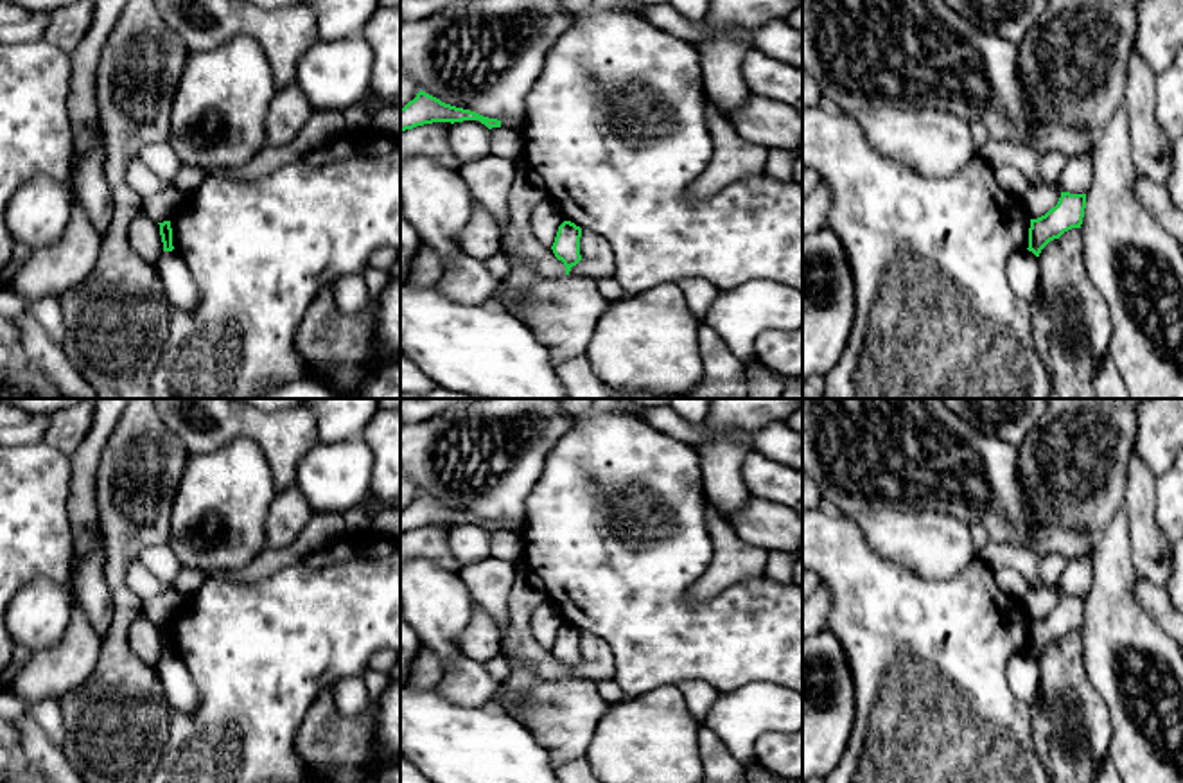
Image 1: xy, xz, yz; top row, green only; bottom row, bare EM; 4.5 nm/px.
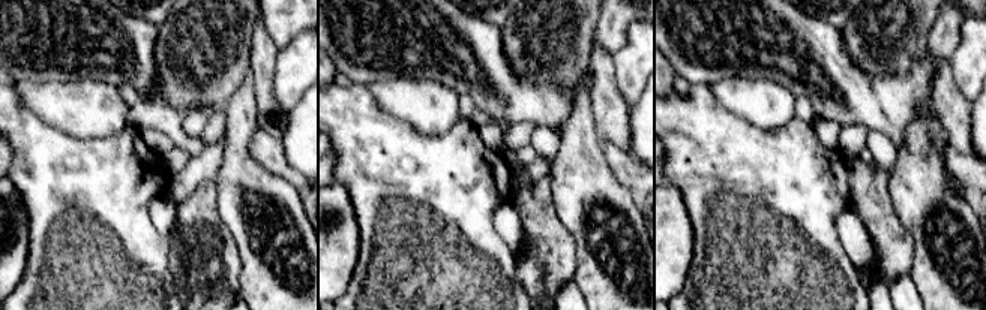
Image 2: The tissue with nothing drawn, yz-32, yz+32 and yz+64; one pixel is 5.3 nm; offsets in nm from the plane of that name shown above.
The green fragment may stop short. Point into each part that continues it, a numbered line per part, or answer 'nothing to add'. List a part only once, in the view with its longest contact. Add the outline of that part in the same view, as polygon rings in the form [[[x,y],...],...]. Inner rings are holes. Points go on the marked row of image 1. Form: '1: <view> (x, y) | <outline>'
nothing to add

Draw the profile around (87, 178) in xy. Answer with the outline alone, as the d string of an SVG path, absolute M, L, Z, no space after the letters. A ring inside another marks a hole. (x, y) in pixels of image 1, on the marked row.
M99 122L99 131L97 131L97 145L92 147L84 154L77 154L72 149L70 154L70 176L68 176L68 185L72 187L74 198L83 205L90 224L102 235L111 219L113 219L113 192L104 178L104 160L106 160L106 140L101 129Z

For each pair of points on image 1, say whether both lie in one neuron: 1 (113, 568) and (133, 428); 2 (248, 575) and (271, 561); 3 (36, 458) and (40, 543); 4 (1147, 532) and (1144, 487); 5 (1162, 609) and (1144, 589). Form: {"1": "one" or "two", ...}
{"1": "one", "2": "one", "3": "one", "4": "one", "5": "one"}

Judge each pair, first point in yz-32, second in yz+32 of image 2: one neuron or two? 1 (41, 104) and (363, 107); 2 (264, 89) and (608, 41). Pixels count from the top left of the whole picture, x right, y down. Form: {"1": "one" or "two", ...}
{"1": "two", "2": "two"}

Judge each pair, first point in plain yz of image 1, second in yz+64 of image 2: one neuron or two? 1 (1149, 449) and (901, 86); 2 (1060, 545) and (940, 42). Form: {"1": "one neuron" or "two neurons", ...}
{"1": "one neuron", "2": "one neuron"}

